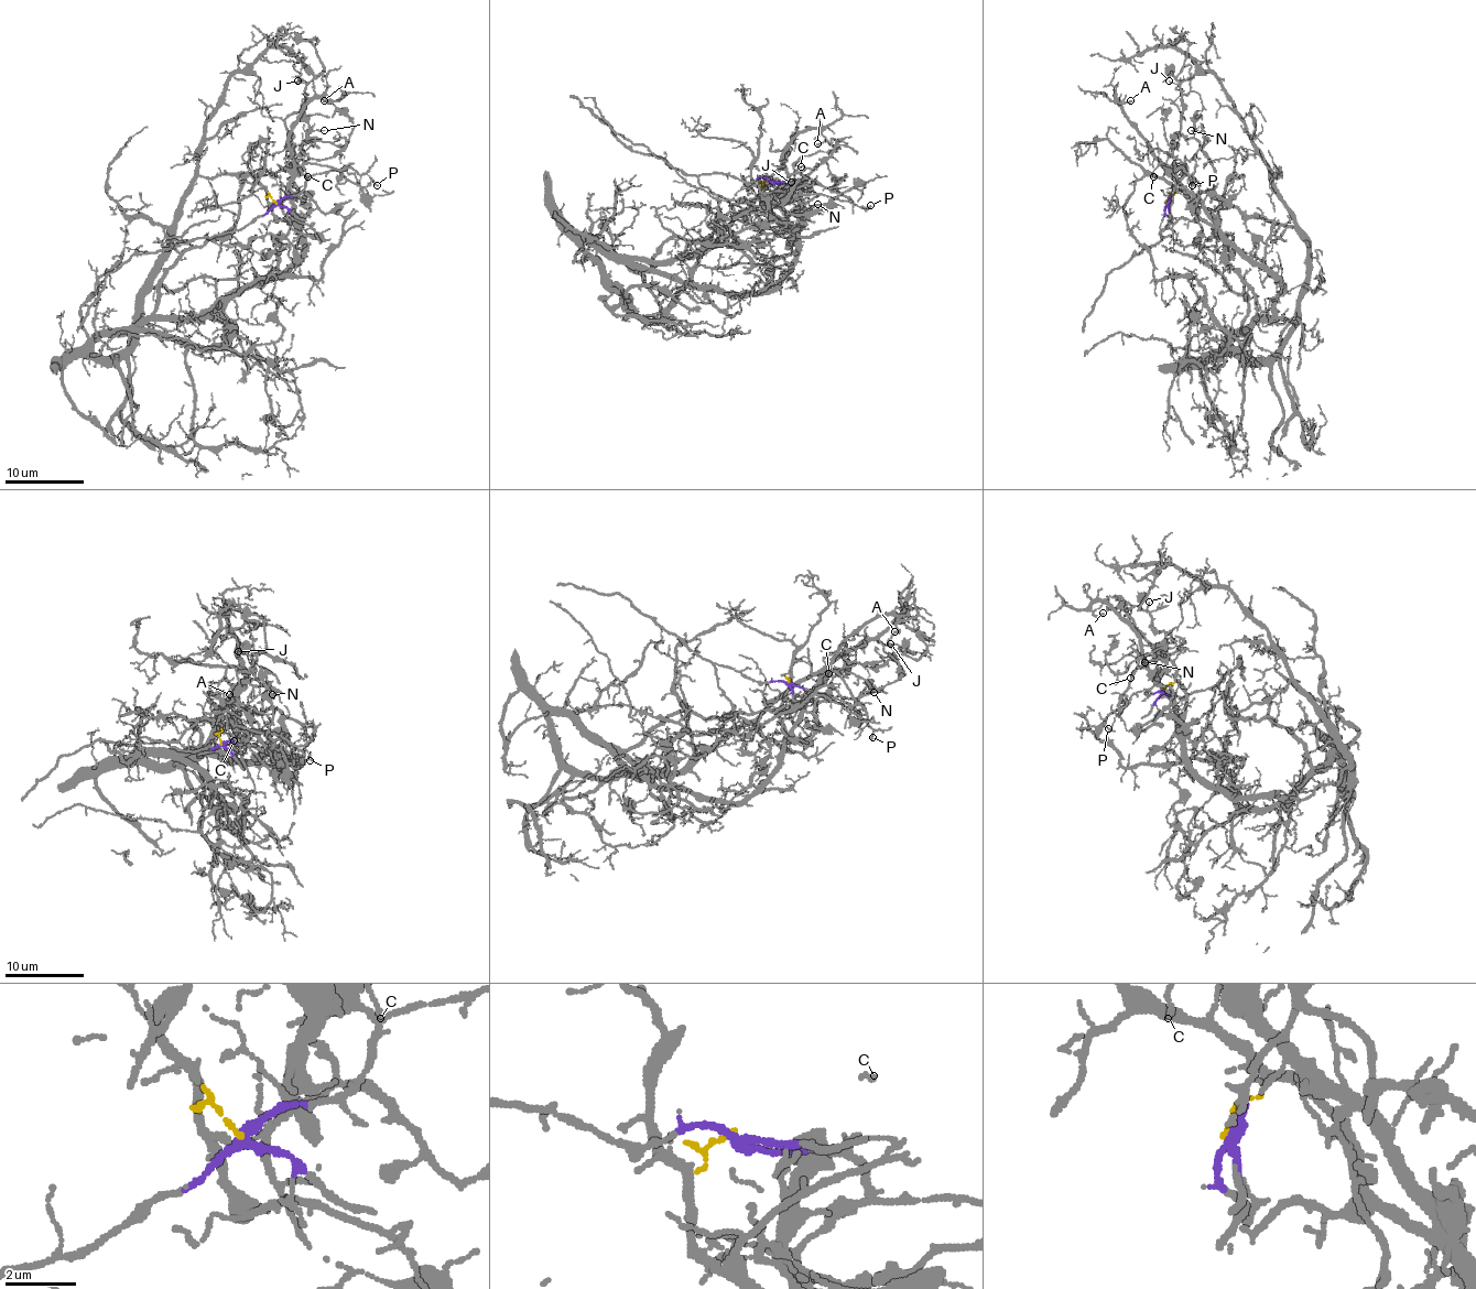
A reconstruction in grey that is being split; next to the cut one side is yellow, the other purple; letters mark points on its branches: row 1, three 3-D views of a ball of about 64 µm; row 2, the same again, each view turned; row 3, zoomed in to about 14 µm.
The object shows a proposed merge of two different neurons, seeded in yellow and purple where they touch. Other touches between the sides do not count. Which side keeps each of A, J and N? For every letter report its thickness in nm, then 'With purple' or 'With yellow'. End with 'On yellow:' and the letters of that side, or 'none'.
A: Thickness 120 nm. With yellow
J: Thickness 100 nm. With purple
N: Thickness 90 nm. With purple
On yellow: A

